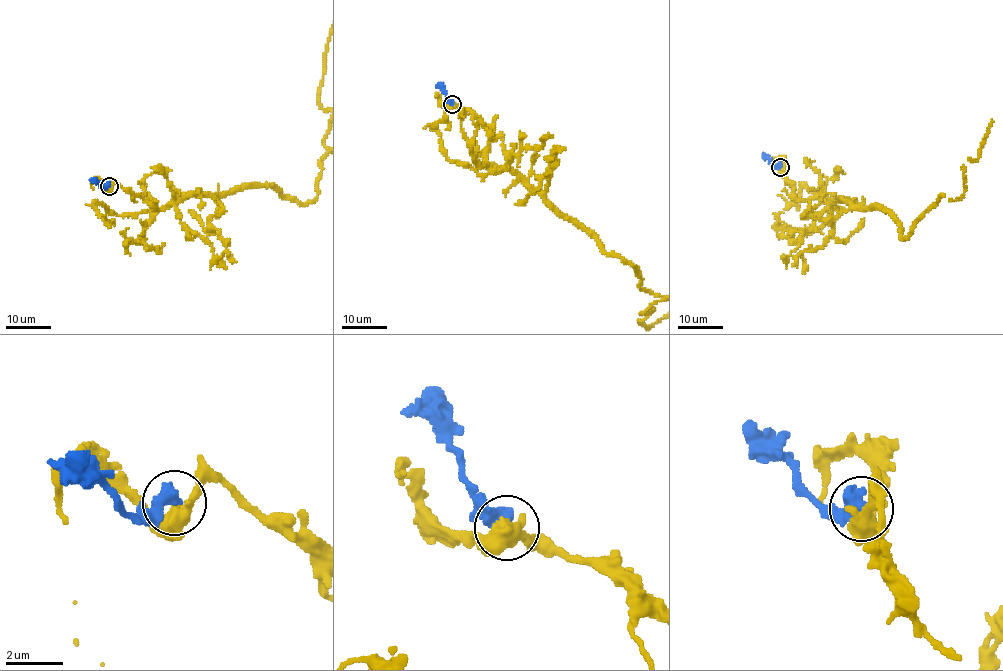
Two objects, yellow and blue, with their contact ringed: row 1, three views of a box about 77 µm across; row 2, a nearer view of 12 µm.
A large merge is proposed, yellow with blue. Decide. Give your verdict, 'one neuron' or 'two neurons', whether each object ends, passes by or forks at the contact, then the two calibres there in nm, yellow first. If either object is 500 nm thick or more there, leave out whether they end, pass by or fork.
two neurons | 420/500 nm

